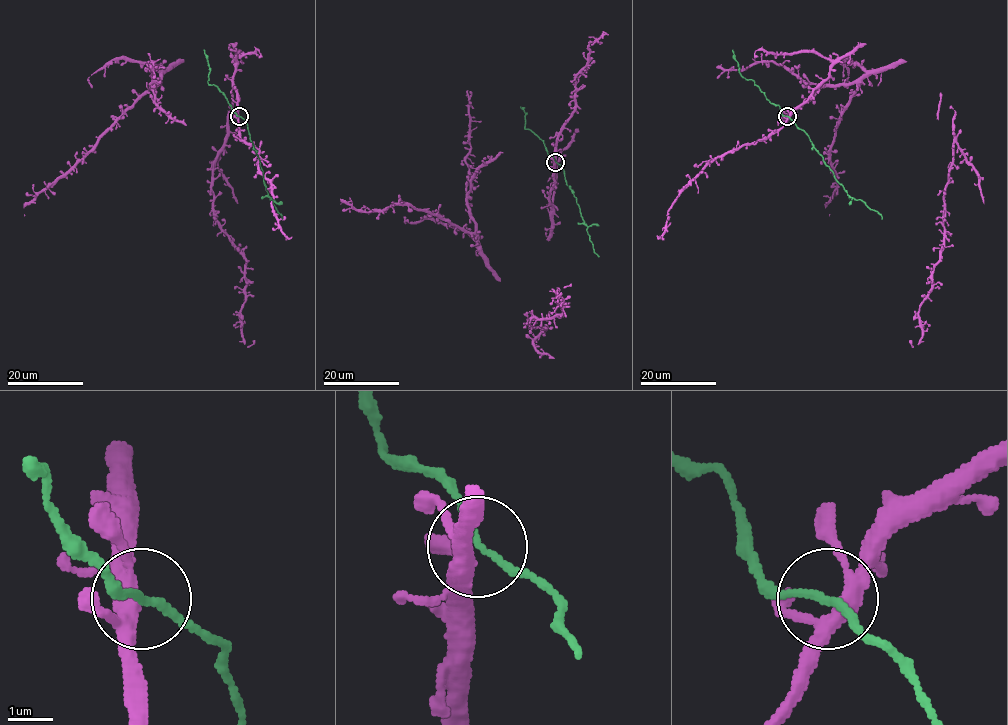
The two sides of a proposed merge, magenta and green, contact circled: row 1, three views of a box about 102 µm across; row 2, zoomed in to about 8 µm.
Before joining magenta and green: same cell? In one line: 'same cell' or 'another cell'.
same cell

